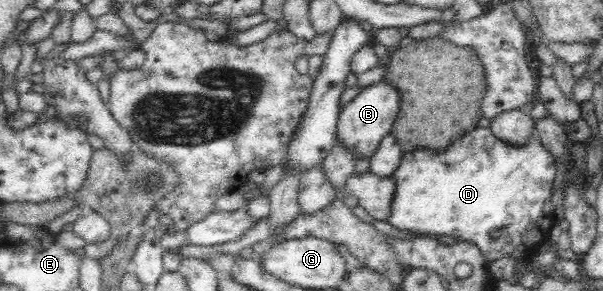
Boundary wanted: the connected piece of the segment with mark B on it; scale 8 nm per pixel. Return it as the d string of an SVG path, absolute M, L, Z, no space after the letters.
M387 77L362 88L359 93L340 111L336 134L347 147L353 149L355 160L361 156L371 156L380 146L381 138L392 130L399 113L401 93Z

